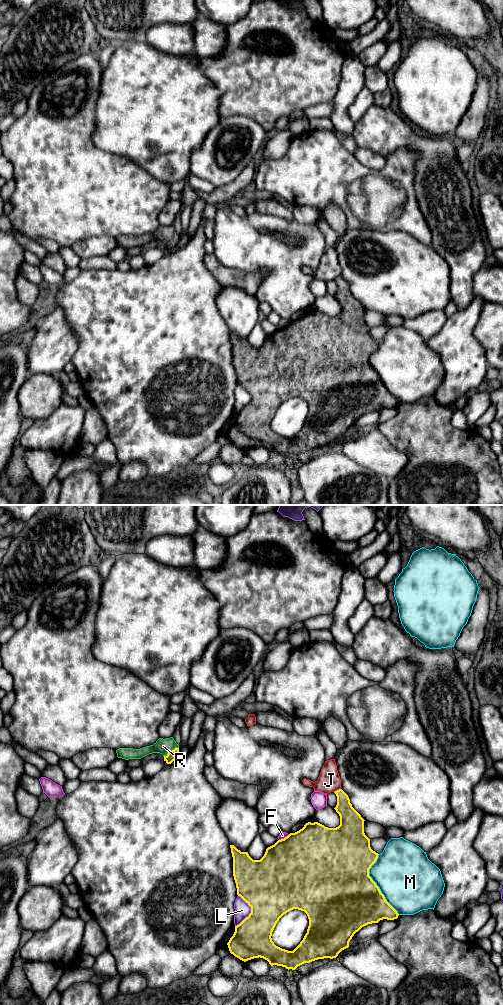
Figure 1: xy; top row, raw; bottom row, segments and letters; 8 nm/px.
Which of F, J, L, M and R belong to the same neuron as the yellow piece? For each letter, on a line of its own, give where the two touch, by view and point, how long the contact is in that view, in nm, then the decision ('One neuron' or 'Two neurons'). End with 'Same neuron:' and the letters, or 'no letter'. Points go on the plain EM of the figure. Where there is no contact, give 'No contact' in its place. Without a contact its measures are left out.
F: Touches yellow at xy (285, 325). Shared border 100 nm. Two neurons
J: Touches yellow at xy (337, 278). Shared border 70 nm. Two neurons
L: Touches yellow at xy (251, 400). Shared border 260 nm. Two neurons
M: Touches yellow at xy (375, 372). Shared border 500 nm. Two neurons
R: Touches yellow at xy (170, 239). Shared border 150 nm. One neuron
Same neuron: R

